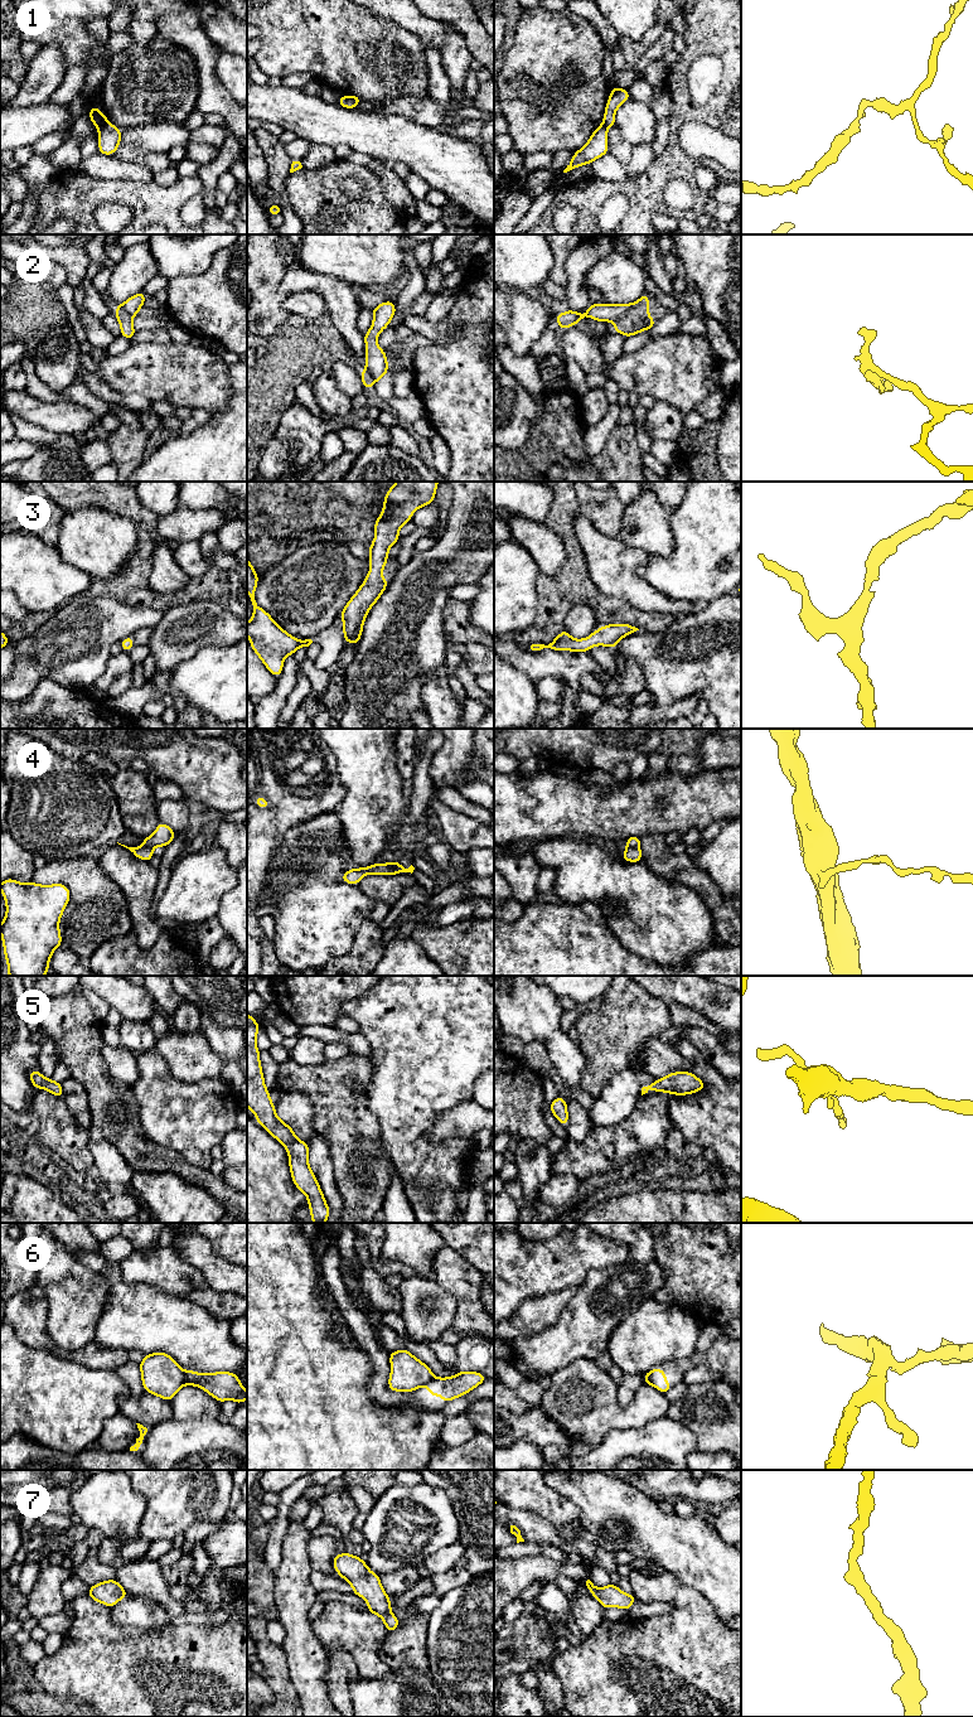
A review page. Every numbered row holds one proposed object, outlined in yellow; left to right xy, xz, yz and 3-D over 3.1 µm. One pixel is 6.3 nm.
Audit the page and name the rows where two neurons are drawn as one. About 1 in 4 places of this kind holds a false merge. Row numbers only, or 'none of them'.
1, 2, 4, 6

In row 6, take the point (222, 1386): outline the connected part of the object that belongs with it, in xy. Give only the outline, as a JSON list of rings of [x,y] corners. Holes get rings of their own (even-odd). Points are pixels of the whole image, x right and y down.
[[[183,1370],[184,1385],[197,1385],[223,1403],[233,1399],[237,1404],[247,1399],[247,1390],[242,1387],[238,1374],[229,1372],[216,1372],[202,1374],[192,1370]]]

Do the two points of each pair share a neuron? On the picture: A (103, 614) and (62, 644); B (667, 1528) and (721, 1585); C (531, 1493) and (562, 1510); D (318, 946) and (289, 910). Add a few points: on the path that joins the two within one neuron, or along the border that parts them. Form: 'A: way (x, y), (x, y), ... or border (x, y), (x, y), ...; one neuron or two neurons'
A: way (93, 624), (87, 627), (72, 642); one neuron
B: way (679, 1543), (708, 1570); one neuron
C: way (538, 1498), (555, 1508); one neuron
D: way (309, 937), (309, 930), (298, 919); one neuron

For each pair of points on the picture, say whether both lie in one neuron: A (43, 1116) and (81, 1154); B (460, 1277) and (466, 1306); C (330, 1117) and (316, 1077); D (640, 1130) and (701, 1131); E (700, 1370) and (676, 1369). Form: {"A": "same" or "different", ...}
{"A": "same", "B": "same", "C": "same", "D": "different", "E": "different"}

